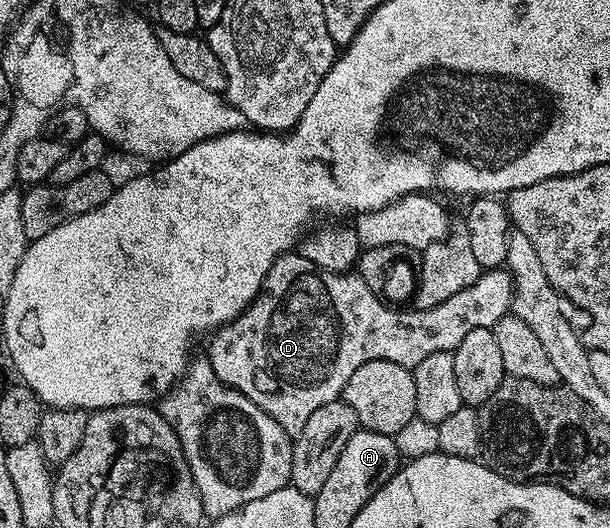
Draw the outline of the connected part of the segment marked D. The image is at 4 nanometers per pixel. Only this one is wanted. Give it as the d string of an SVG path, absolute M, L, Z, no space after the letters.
M295 250L277 257L269 266L269 272L265 274L263 284L260 285L259 292L254 300L234 320L230 320L229 323L223 325L210 337L210 340L212 340L209 359L213 366L213 374L217 374L217 378L221 383L237 389L241 394L245 394L245 398L249 398L257 407L265 410L265 414L272 416L286 432L298 434L301 426L305 426L309 414L313 414L313 410L325 406L325 402L333 402L342 397L343 387L347 385L349 378L353 378L353 370L357 370L357 366L365 366L365 362L373 362L374 360L388 360L389 362L397 362L397 366L405 366L414 370L422 360L429 358L429 354L454 352L455 347L461 342L461 338L465 338L465 334L469 334L469 330L477 330L478 328L494 329L495 323L511 312L513 285L511 273L506 270L484 271L473 286L461 290L461 294L453 294L453 298L449 298L449 302L432 308L410 310L411 312L402 312L404 310L402 307L392 306L390 303L384 302L368 281L365 282L361 277L353 275L350 271L331 272L328 269L319 268L308 258L300 256L298 251Z

